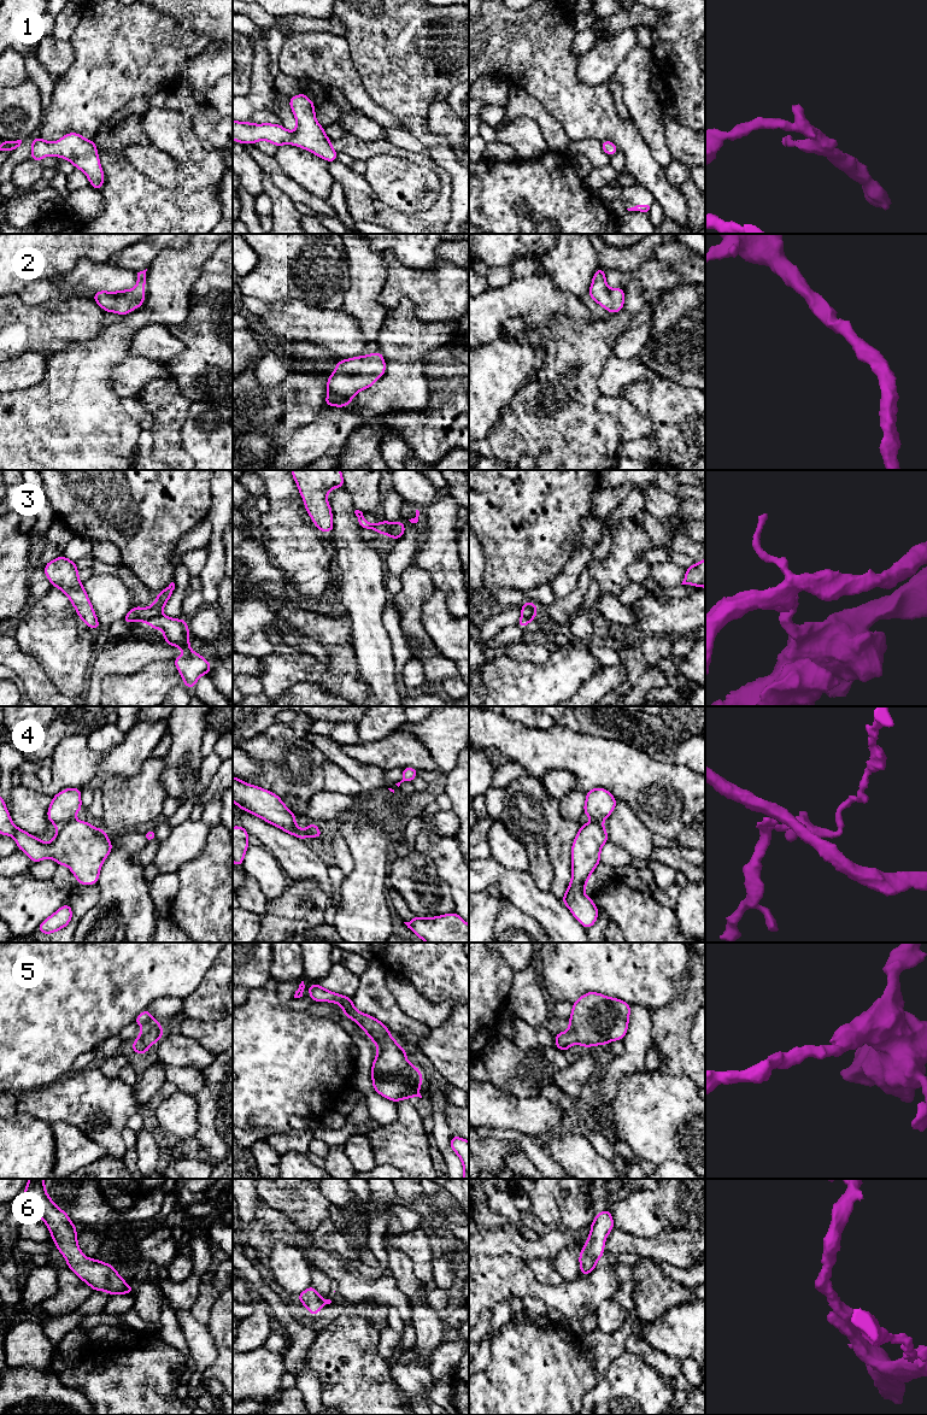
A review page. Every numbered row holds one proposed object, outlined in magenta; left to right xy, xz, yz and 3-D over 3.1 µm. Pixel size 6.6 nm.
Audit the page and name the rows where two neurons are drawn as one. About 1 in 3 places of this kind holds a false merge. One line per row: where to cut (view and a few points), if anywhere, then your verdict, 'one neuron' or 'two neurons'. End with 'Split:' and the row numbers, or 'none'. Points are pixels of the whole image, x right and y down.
1: no cut | one neuron
2: no cut | one neuron
3: xy (159, 614), (146, 622) | two neurons
4: xy (72, 818), (58, 827) | two neurons
5: no cut | one neuron
6: no cut | one neuron
Split: 3, 4

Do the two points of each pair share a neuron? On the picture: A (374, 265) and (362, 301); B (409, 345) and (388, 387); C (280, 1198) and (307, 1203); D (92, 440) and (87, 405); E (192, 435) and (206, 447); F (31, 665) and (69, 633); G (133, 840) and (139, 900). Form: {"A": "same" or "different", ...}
{"A": "same", "B": "same", "C": "same", "D": "same", "E": "same", "F": "different", "G": "same"}

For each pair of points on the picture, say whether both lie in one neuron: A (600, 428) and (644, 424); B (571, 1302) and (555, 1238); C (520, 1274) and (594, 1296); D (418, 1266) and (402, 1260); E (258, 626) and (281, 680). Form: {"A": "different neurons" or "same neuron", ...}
{"A": "different neurons", "B": "different neurons", "C": "same neuron", "D": "different neurons", "E": "different neurons"}

